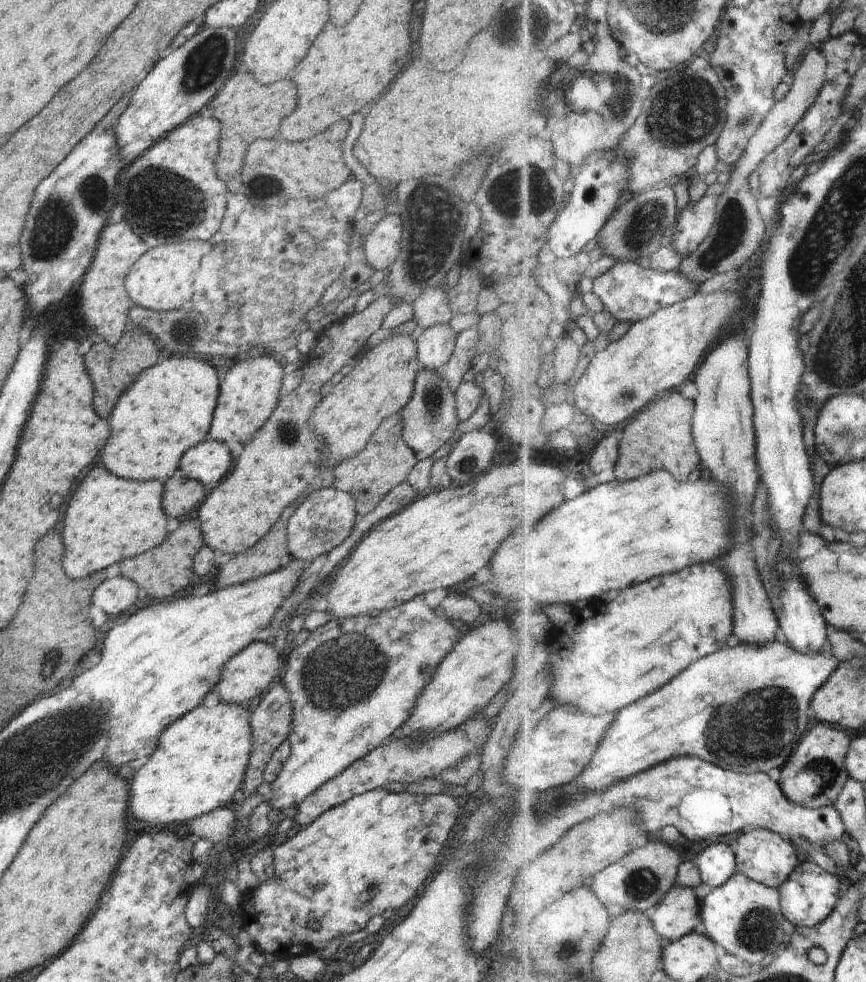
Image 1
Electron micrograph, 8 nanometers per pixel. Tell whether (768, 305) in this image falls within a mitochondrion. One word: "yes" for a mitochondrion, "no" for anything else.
no

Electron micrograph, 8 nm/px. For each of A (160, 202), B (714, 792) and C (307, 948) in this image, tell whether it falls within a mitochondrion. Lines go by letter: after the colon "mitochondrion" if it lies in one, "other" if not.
A: mitochondrion
B: other
C: other

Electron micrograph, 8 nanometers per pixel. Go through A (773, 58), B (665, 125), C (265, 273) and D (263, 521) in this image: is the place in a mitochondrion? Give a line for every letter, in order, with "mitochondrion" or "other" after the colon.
A: other
B: mitochondrion
C: mitochondrion
D: other

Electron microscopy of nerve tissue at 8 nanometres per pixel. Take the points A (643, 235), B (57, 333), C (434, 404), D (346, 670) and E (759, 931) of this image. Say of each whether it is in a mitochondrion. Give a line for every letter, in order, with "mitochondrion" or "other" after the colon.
A: mitochondrion
B: other
C: mitochondrion
D: mitochondrion
E: mitochondrion

